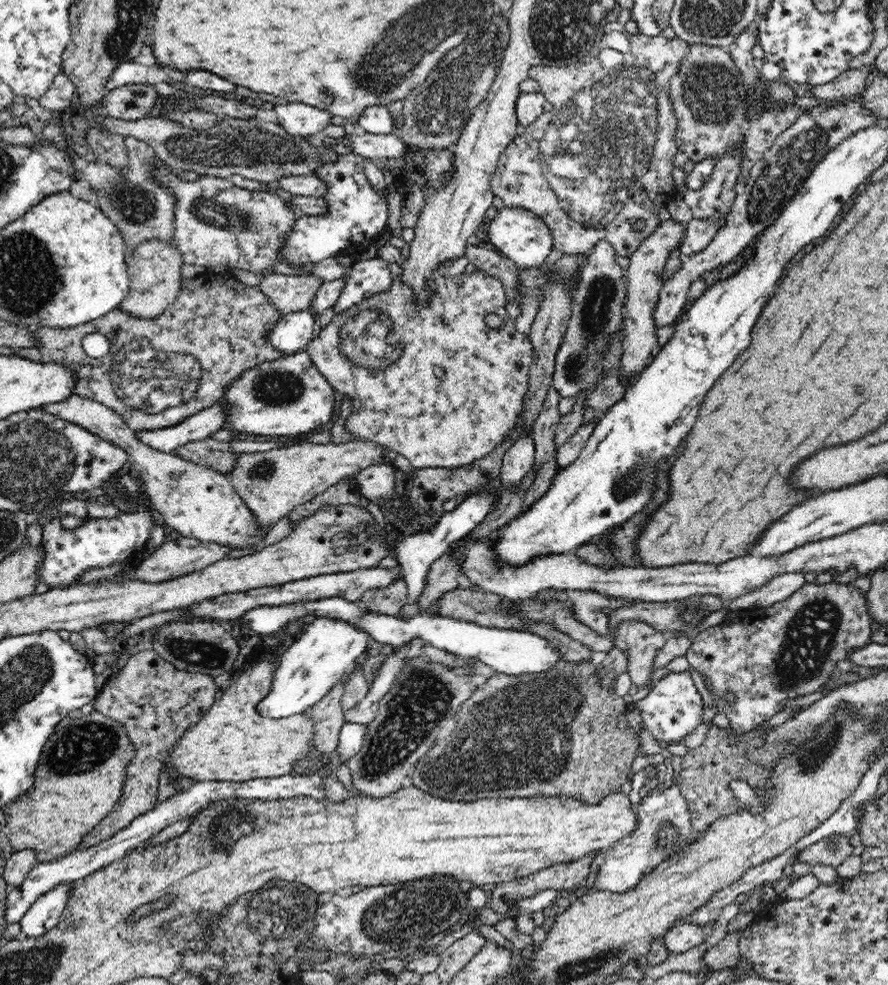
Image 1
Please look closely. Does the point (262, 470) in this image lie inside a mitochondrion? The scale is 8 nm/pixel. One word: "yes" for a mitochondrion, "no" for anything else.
yes

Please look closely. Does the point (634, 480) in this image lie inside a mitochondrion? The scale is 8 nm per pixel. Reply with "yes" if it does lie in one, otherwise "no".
yes

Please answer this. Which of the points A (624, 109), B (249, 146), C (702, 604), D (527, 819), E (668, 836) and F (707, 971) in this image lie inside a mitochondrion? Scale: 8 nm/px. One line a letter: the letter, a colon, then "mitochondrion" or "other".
A: mitochondrion
B: mitochondrion
C: other
D: other
E: mitochondrion
F: other

